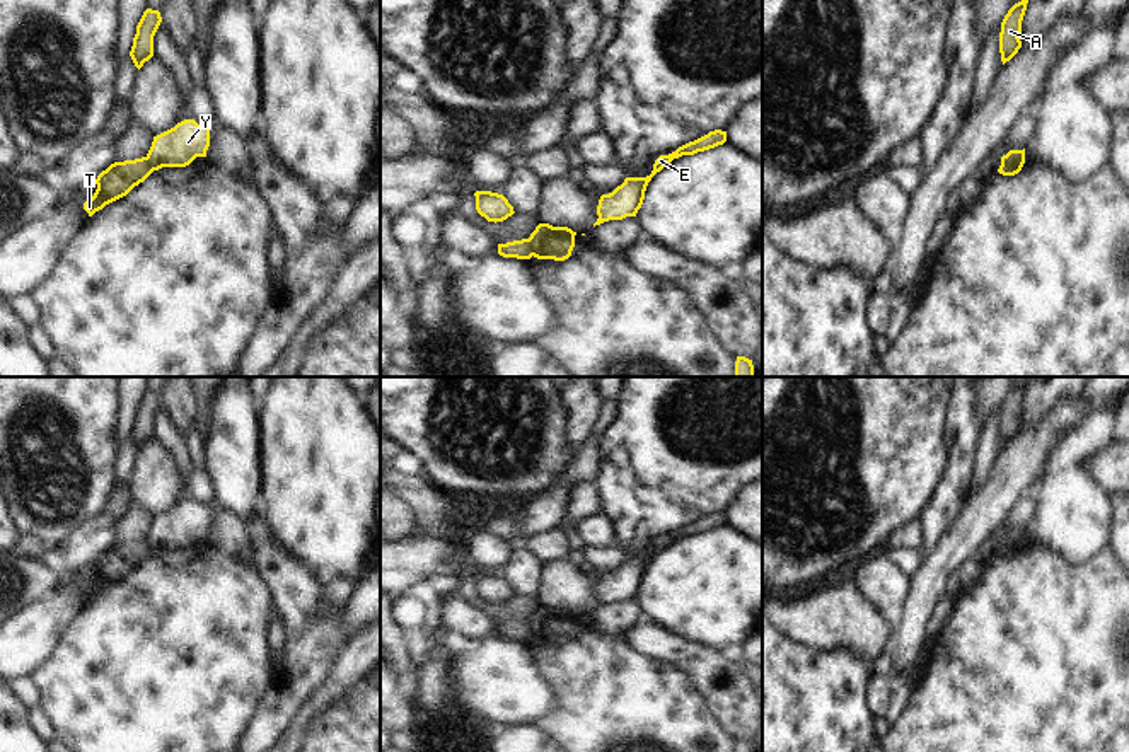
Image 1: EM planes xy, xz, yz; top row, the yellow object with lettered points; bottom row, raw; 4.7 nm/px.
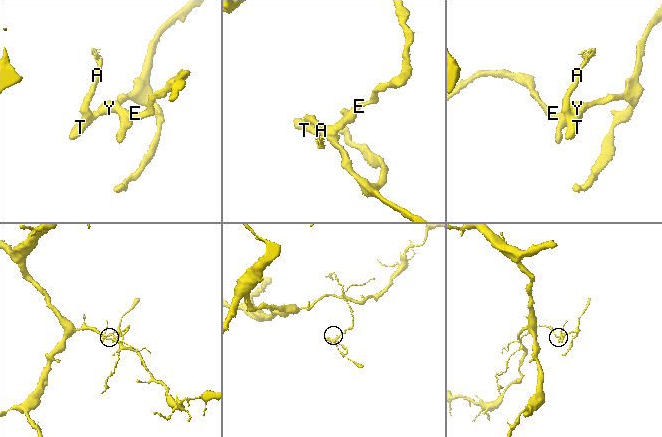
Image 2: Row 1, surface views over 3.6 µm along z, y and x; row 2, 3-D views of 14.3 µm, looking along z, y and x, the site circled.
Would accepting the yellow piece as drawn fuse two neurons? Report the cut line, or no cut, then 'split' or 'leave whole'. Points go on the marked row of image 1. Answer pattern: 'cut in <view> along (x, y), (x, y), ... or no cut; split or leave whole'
cut in yz along (1024, 156), (1001, 164); split

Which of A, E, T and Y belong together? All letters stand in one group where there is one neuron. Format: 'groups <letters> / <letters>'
groups A T / E Y

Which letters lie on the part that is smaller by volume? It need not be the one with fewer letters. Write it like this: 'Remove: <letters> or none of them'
Remove: A, T

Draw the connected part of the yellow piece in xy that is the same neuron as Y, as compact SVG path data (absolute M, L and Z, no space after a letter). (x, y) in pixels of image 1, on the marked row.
M184 119L174 128L153 136L147 159L153 171L162 167L186 167L196 157L206 157L210 126Z

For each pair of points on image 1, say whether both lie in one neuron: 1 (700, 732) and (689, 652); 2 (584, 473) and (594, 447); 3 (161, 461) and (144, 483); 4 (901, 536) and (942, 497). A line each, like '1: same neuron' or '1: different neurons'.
1: different neurons
2: same neuron
3: same neuron
4: different neurons

